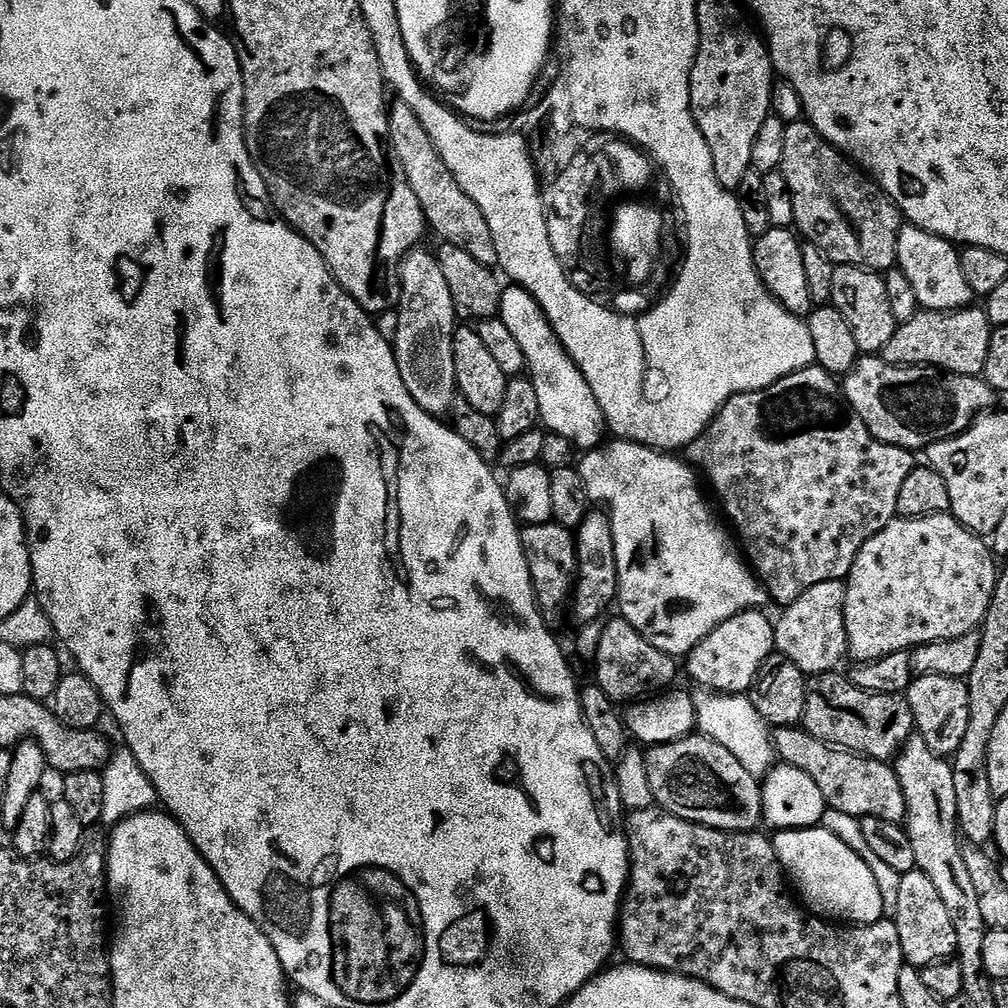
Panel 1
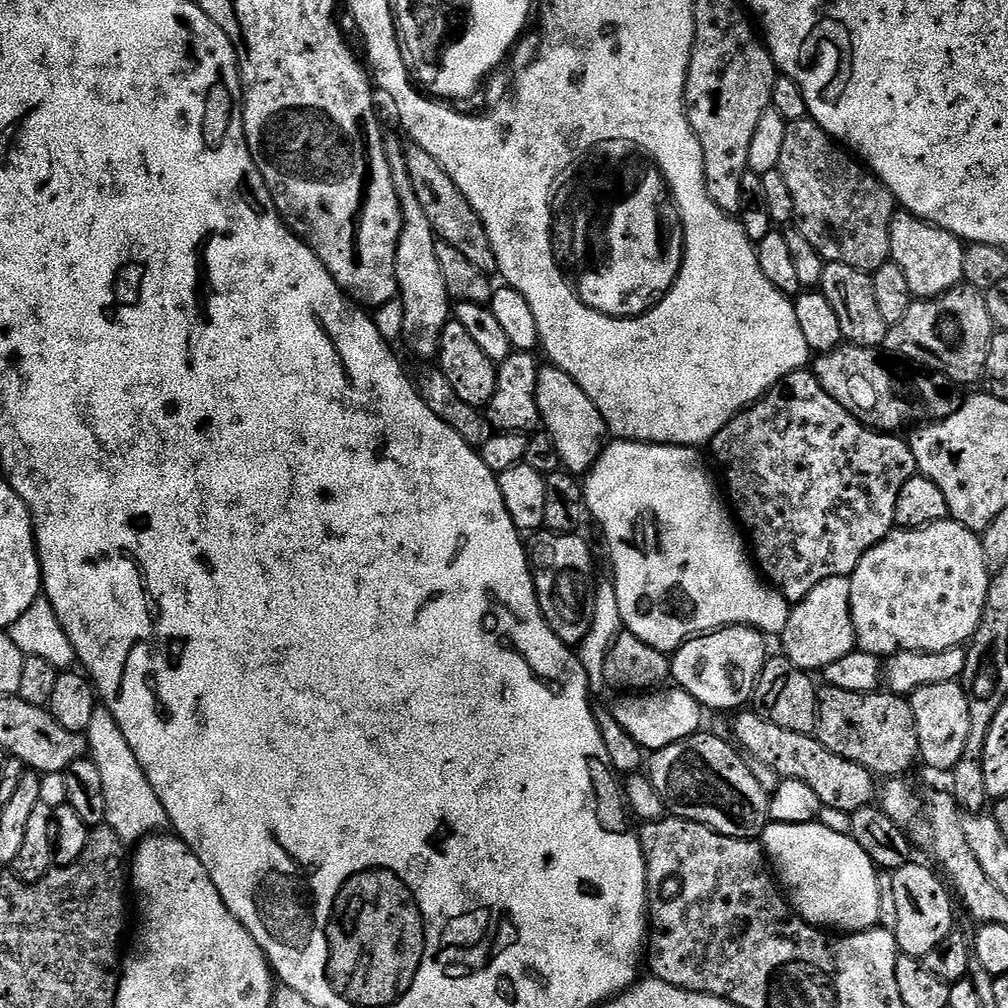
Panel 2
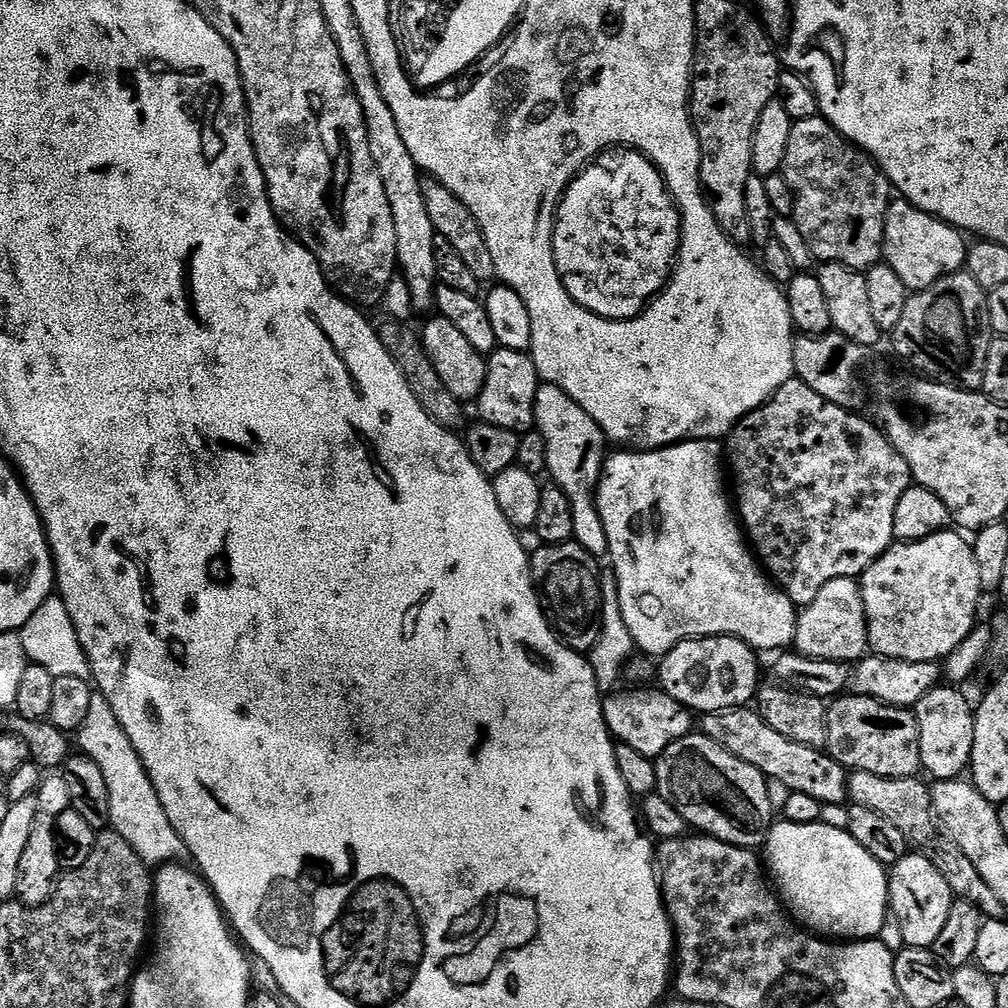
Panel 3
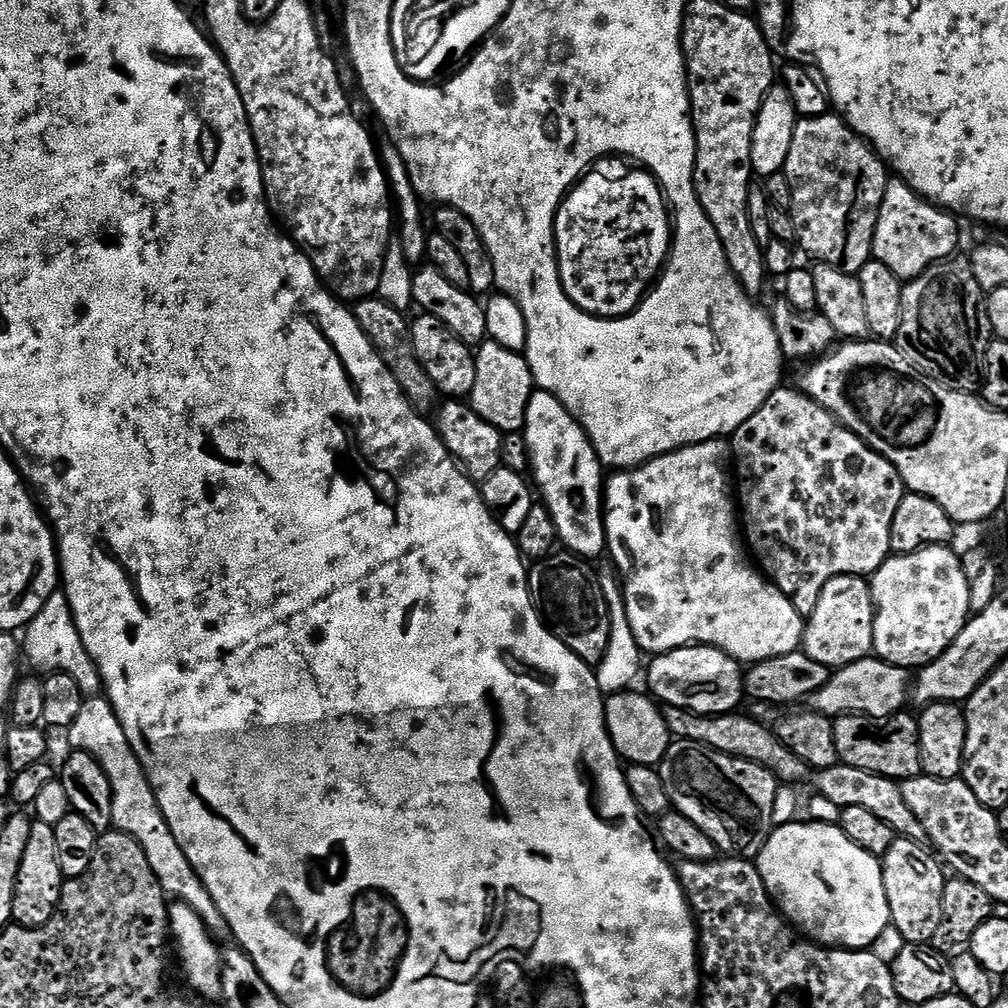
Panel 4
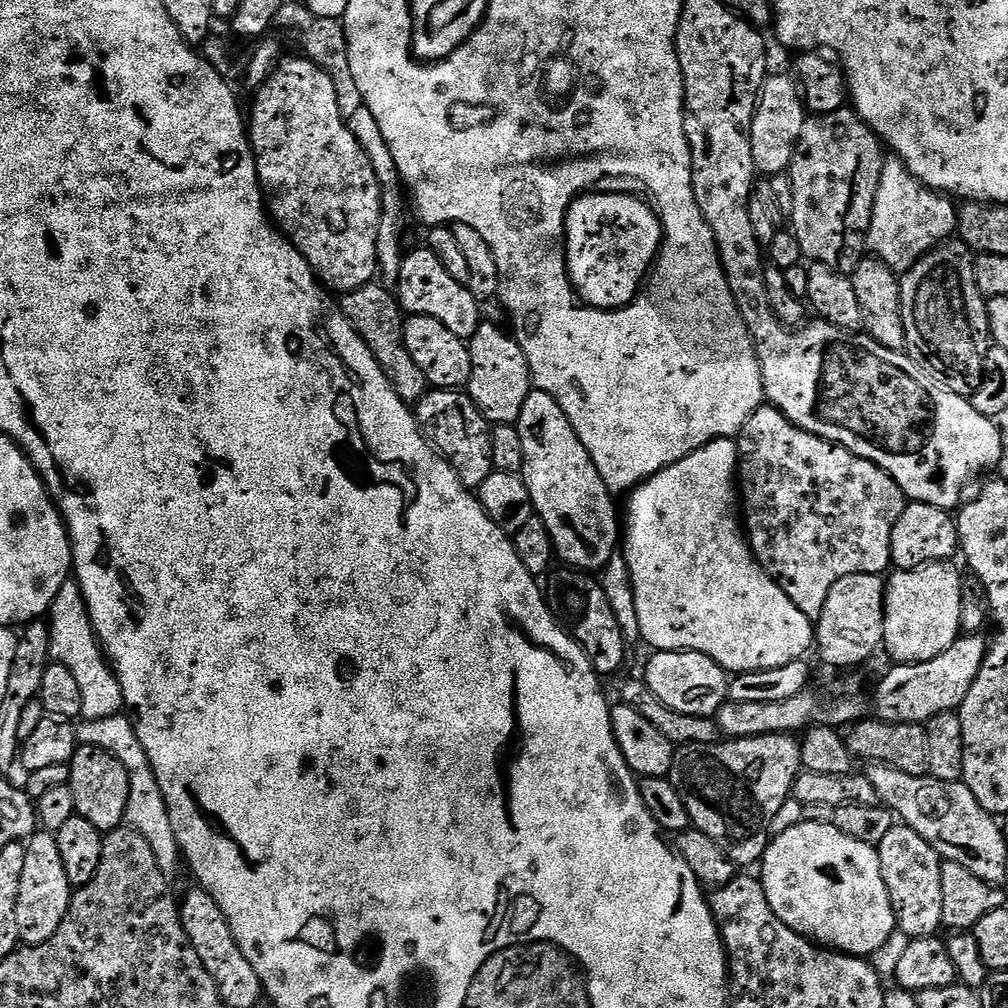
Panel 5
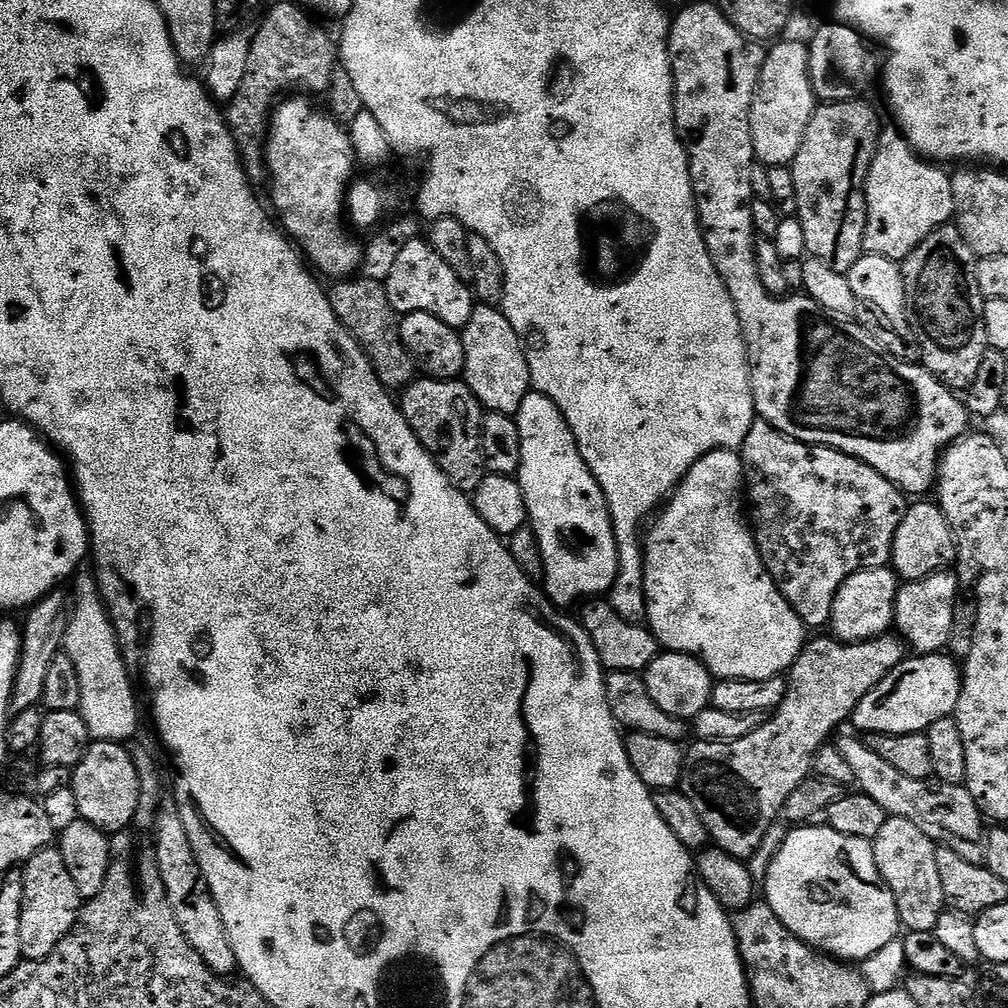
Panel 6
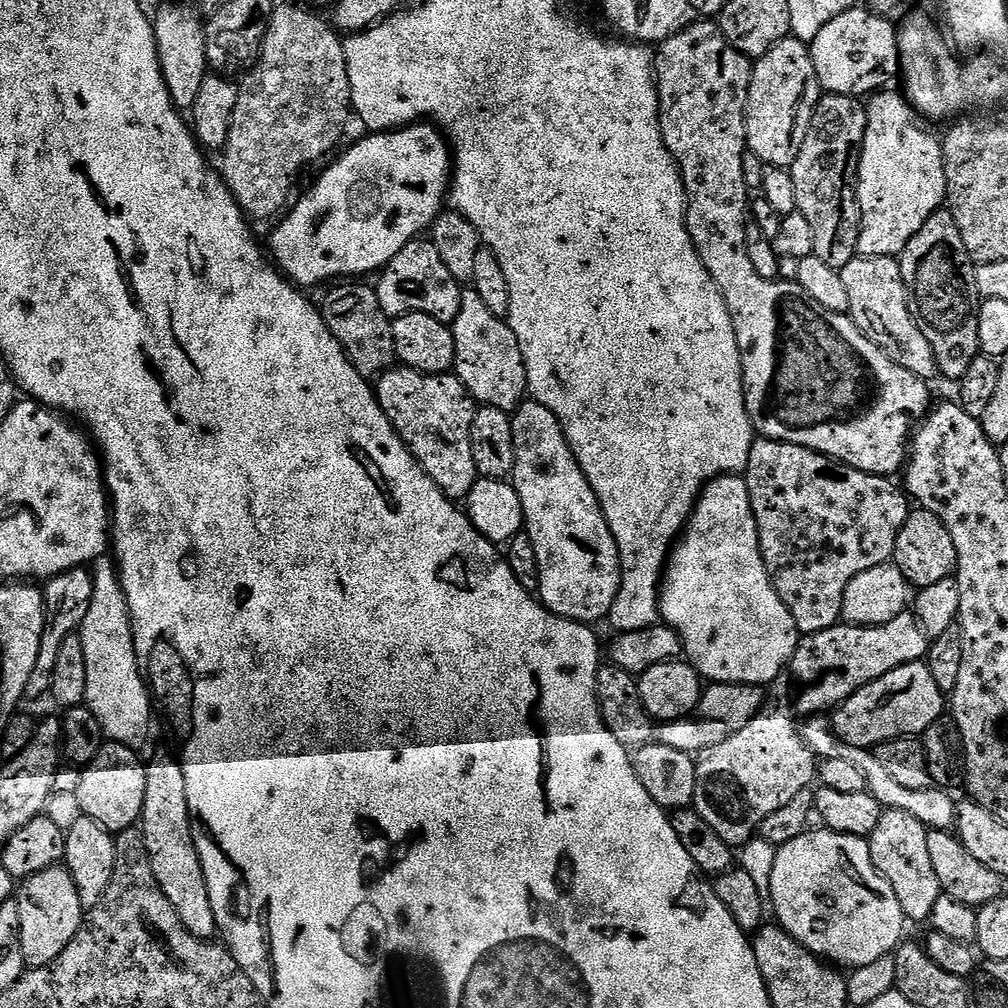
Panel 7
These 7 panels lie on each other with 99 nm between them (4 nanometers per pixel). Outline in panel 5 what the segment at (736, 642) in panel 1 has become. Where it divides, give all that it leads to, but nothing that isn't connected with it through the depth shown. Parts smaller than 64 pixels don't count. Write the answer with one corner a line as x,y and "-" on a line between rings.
653,651
651,655
642,678
650,690
654,690
666,706
670,706
670,710
678,710
678,714
715,717
716,711
728,699
730,676
723,666
701,652

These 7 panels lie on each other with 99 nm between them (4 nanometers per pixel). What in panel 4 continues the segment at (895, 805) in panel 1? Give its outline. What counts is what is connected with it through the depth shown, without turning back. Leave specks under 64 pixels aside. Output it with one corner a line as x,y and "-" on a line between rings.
665,707
663,713
666,726
669,727
671,735
675,739
705,744
722,754
730,754
760,764
763,768
769,768
776,776
777,781
783,782
785,785
795,785
796,780
804,780
808,775
810,776
808,763
802,758
798,758
798,754
790,751
767,723
757,720
751,714
745,714
745,716
740,716
741,714
703,716
687,712
685,708
670,707

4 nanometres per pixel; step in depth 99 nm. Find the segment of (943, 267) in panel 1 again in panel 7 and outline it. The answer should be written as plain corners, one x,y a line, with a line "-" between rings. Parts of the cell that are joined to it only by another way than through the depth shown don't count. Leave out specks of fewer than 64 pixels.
881,90
867,101
866,138
860,155
856,197
860,203
860,237
857,253
862,256
895,256
906,250
910,238
926,226
934,213
945,207
948,195
946,170
944,169
944,145
941,137
935,136
921,116
899,91

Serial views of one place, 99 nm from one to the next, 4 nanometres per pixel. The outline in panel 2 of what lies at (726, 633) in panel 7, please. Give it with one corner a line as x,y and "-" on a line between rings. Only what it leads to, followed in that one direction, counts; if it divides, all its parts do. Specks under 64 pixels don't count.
613,439
611,442
605,443
604,448
600,451
598,462
594,462
594,466
582,480
588,515
594,524
596,520
605,542
608,543
608,556
612,559
610,576
618,594
620,623
627,631
642,638
642,642
646,642
646,646
654,646
654,650
665,654
675,653
676,649
682,647
687,640
691,640
694,636
705,632
715,632
718,628
728,628
732,624
744,624
747,628
756,628
769,637
779,637
786,630
786,622
792,613
788,599
778,589
773,588
758,571
753,557
750,555
749,545
746,543
721,489
720,492
716,489
716,484
712,481
712,476
708,473
708,468
698,453
696,448
681,448
675,444
643,444
640,440

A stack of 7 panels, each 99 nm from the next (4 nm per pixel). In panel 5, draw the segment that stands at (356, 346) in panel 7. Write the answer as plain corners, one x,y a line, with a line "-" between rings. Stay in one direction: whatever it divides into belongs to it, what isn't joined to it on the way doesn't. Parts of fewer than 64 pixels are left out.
373,282
353,292
343,293
339,305
344,317
352,323
354,330
362,338
362,342
366,342
366,346
374,354
378,366
382,366
398,398
402,398
402,402
410,406
415,406
430,391
430,385
426,374
422,374
414,358
410,358
410,350
406,350
404,341
406,313
401,308
399,300
382,283

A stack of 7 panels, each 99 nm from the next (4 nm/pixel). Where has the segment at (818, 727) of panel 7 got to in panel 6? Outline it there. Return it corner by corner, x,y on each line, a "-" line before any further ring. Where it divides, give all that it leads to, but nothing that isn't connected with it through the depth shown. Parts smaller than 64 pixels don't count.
855,735
839,736
835,737
834,747
850,765
850,770
854,770
854,784
859,791
874,798
874,802
878,802
878,806
882,806
889,816
901,816
914,822
914,826
930,837
933,844
954,850
954,854
966,858
966,862
979,864
983,861
986,824
979,806
974,798
970,798
963,784
943,784
935,778
906,778
894,770
890,762
885,762
883,758
878,758
878,754
871,752
863,739

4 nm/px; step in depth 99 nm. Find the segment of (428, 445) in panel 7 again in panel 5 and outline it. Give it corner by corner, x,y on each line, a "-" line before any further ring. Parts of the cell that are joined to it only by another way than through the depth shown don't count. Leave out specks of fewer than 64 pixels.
438,388
430,390
414,406
420,430
428,437
428,443
448,461
466,487
476,490
494,471
492,466
492,428
472,397
464,390

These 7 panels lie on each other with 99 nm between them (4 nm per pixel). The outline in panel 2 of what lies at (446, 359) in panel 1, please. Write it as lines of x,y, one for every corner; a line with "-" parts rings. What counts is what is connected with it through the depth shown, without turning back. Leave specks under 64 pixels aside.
392,134
385,135
384,149
386,158
390,162
390,174
394,178
394,194
398,194
398,202
402,210
402,234
398,238
398,250
396,251
396,287
398,289
398,299
405,307
405,324
403,333
403,343
408,343
408,348
416,356
428,360
437,355
440,351
440,339
442,330
448,325
450,317
454,312
454,301
446,290
446,281
442,278
442,270
438,266
438,254
436,245
438,243
436,233
430,226
430,218
426,218
426,213
422,210
418,197
414,195
414,185
410,182
410,170
406,170
405,145
400,144
400,140

